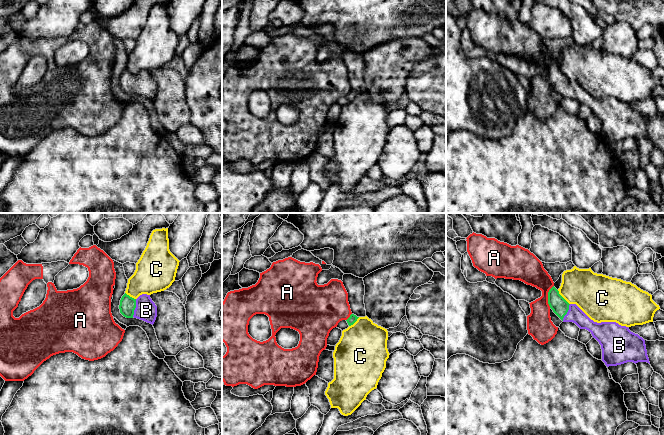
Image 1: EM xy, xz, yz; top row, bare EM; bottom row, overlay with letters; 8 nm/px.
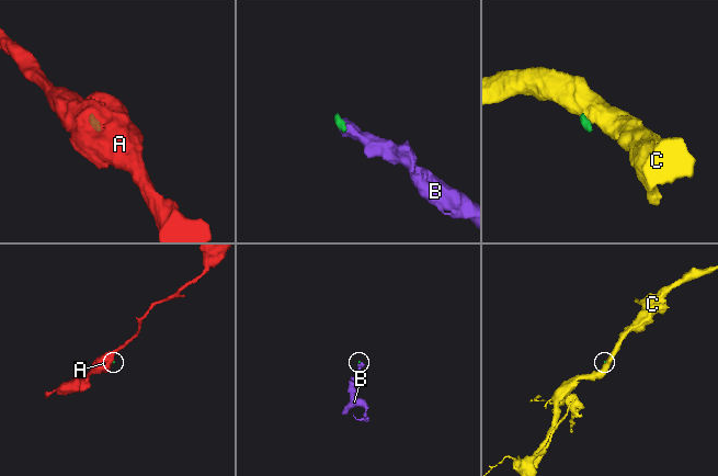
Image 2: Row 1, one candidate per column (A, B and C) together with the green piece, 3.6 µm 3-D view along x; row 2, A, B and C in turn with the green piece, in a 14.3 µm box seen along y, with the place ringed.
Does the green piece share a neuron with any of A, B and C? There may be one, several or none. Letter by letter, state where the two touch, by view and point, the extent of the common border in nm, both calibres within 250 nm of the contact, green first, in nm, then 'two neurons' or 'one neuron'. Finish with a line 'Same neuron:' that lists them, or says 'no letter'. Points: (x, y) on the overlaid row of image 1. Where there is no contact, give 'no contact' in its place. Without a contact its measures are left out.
A: meets green in yz at (548, 296); contact 190 nm long; 140 nm thick on the green side, 200 nm on the other; two neurons
B: meets green in xy at (135, 307); contact 150 nm long; 130 nm thick on the green side, 170 nm on the other; one neuron
C: meets green in yz at (562, 297); contact 160 nm long; 140 nm thick on the green side, 320 nm on the other; two neurons
Same neuron: B

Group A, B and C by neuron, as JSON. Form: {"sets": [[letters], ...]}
{"sets": [["A"], ["B"], ["C"]]}

